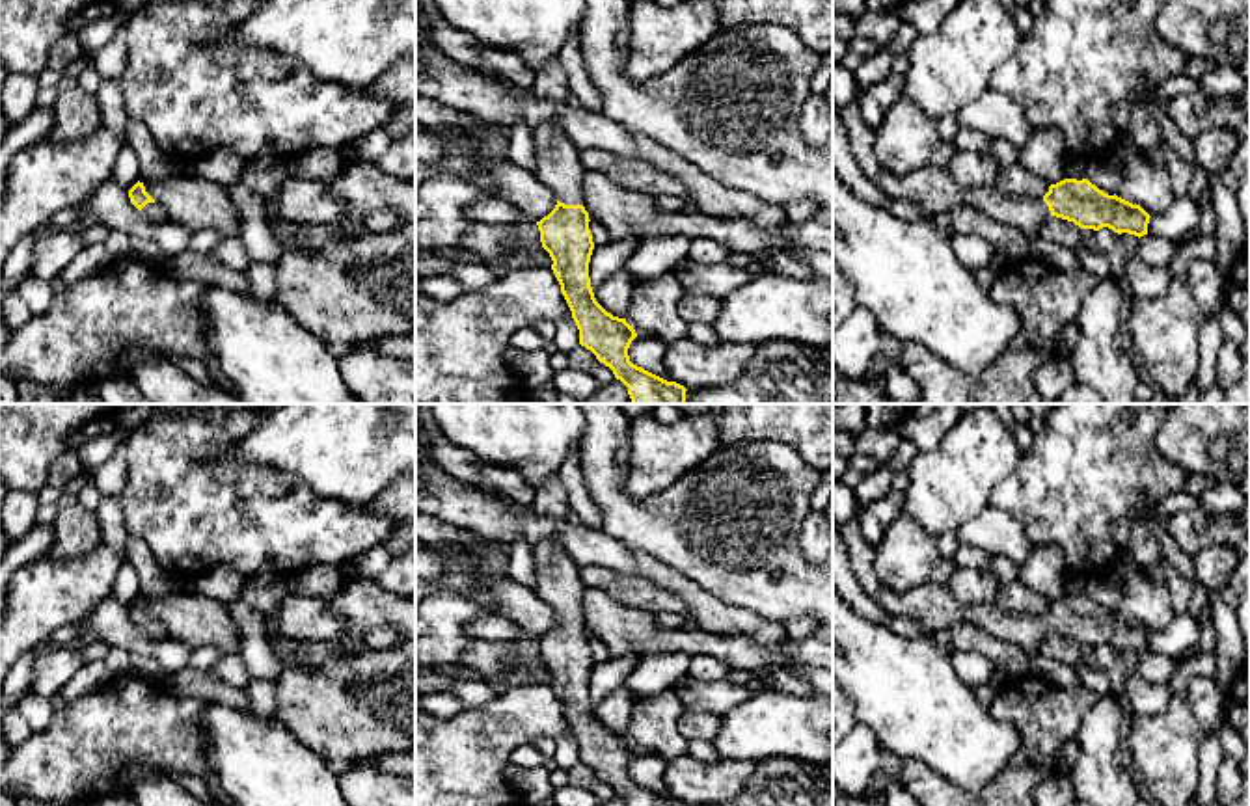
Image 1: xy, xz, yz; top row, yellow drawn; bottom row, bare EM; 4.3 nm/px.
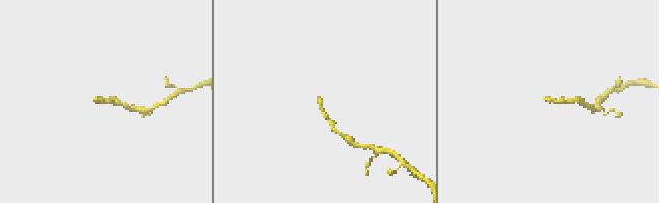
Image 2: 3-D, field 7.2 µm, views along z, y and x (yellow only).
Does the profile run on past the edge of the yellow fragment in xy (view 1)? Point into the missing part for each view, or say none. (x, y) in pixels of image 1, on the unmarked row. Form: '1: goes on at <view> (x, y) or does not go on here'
1: goes on at xy (151, 628)

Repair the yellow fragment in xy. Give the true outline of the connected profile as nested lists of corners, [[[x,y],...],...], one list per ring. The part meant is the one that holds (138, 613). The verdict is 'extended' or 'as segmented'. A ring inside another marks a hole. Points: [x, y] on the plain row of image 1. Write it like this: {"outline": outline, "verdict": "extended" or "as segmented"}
{"outline": [[[136,599],[129,607],[130,620],[153,640],[160,640],[168,637],[166,627],[162,625],[160,620],[156,620],[147,609],[143,599]]], "verdict": "extended"}

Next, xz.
{"outline": [[[550,538],[542,540],[531,549],[537,571],[537,596],[548,603],[555,614],[555,625],[537,638],[540,648],[542,665],[550,670],[553,681],[551,687],[561,702],[561,709],[572,728],[572,735],[579,746],[579,761],[591,767],[600,780],[609,784],[617,797],[628,806],[686,806],[676,799],[667,799],[630,778],[628,765],[637,754],[635,746],[626,735],[613,733],[594,715],[589,679],[594,666],[592,652],[589,646],[589,629],[583,624],[583,594],[585,584],[579,577],[579,570],[574,560],[561,549],[561,545]]], "verdict": "extended"}

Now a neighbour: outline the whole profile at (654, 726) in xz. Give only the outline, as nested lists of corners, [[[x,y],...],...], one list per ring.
[[[673,689],[643,694],[633,704],[626,739],[637,752],[656,754],[665,761],[687,754],[687,739],[680,732],[684,704]]]

